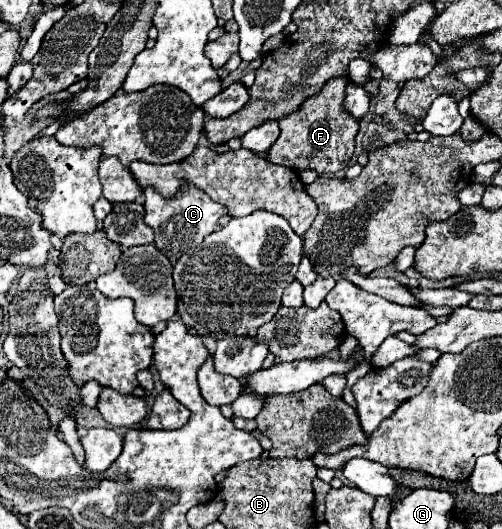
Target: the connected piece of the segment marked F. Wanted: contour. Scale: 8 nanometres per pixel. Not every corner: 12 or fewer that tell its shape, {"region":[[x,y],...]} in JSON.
{"region":[[330,80],[294,116],[266,160],[334,174],[354,154],[358,124]]}

